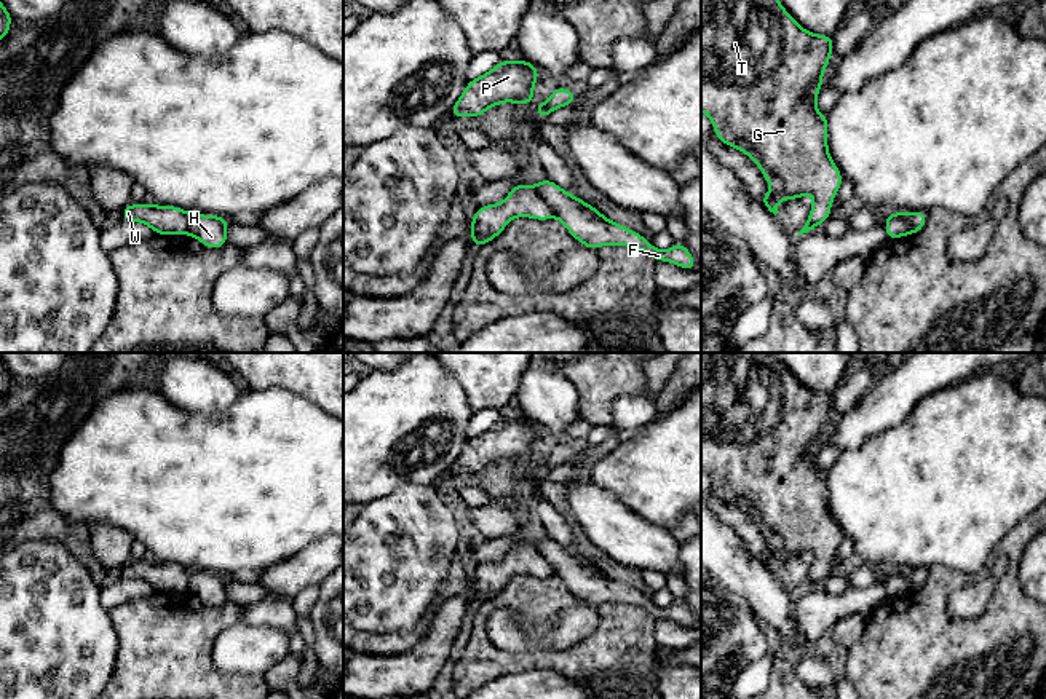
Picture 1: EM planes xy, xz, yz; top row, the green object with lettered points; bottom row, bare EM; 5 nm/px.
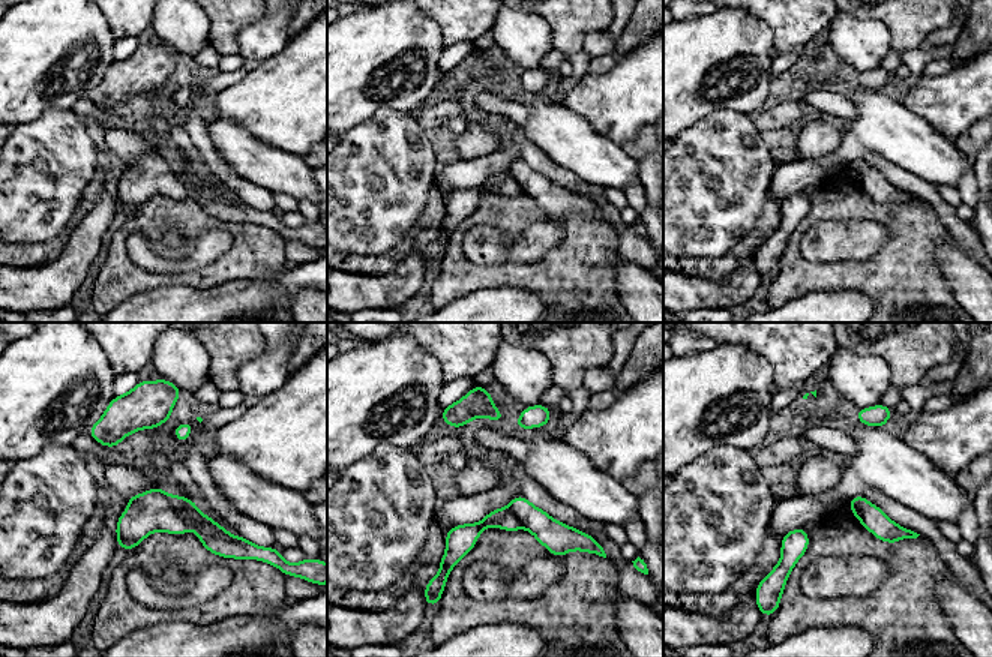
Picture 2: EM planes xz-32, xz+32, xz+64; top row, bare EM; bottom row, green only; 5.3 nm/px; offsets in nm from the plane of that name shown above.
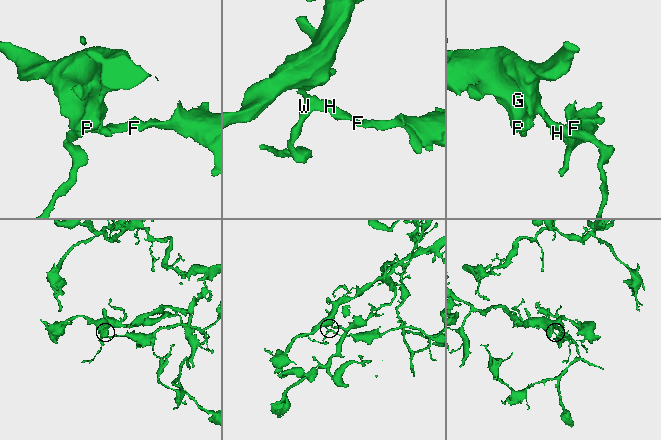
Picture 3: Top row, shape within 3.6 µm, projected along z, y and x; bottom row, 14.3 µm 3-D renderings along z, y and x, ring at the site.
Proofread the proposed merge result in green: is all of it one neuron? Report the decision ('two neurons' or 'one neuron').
two neurons

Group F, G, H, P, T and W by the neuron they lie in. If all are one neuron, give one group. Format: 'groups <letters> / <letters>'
groups F H / G P T W

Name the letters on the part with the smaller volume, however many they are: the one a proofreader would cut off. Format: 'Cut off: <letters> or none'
Cut off: F, H

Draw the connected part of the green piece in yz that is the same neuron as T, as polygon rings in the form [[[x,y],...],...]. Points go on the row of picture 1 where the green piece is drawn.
[[[701,0],[701,110],[711,118],[715,137],[752,158],[773,187],[762,198],[765,209],[775,215],[778,201],[798,199],[813,195],[814,204],[803,235],[830,217],[830,204],[843,184],[837,164],[827,150],[827,116],[816,112],[822,73],[834,51],[834,37],[805,30],[778,0]]]

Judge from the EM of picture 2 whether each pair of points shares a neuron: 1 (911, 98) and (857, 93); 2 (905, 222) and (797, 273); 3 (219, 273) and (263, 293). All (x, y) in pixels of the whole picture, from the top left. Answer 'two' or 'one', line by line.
1: two
2: one
3: two

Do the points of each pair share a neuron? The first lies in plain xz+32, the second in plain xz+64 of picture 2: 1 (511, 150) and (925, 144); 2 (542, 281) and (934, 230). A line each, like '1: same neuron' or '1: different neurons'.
1: same neuron
2: same neuron

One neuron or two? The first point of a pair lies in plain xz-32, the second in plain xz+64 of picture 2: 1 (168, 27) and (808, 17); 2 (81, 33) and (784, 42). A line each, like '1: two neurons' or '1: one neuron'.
1: two neurons
2: two neurons

